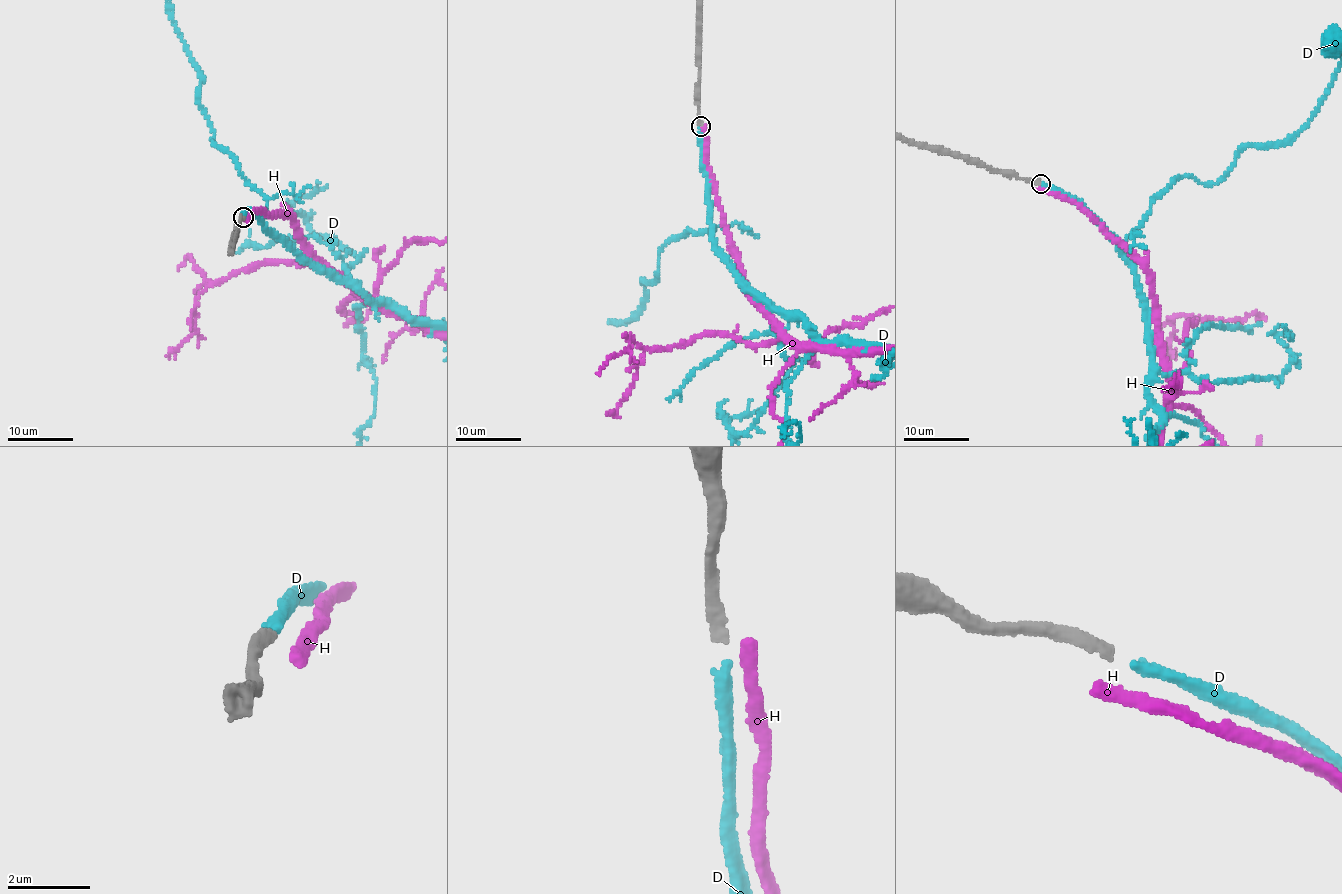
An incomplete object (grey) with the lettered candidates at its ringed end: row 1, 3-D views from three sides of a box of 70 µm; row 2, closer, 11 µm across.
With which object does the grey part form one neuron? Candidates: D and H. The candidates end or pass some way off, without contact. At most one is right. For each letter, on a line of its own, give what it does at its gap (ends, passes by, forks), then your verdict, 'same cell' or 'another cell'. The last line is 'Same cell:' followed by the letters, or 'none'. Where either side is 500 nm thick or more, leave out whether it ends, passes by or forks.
D: it ends | same cell
H: it ends | another cell
Same cell: D

